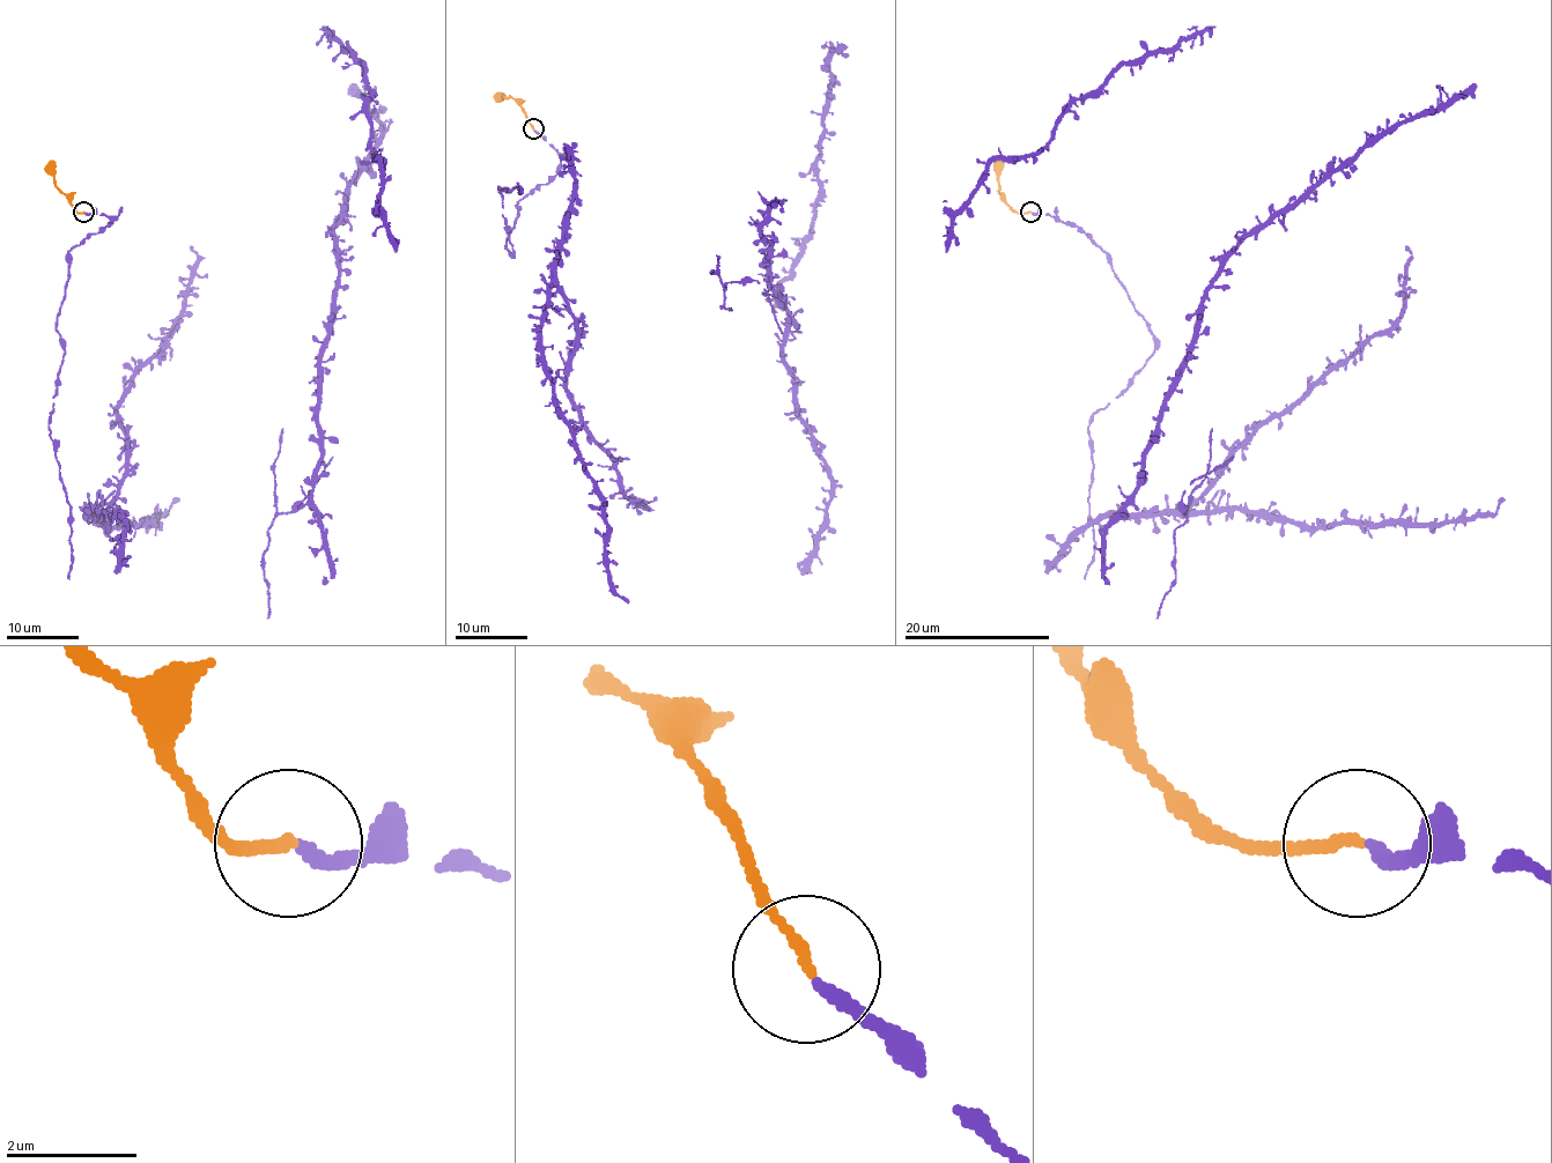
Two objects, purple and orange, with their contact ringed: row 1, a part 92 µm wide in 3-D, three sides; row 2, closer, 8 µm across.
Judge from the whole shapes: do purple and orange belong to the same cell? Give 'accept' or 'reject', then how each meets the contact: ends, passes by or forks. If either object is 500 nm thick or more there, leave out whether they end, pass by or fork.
accept; purple ends; orange ends

